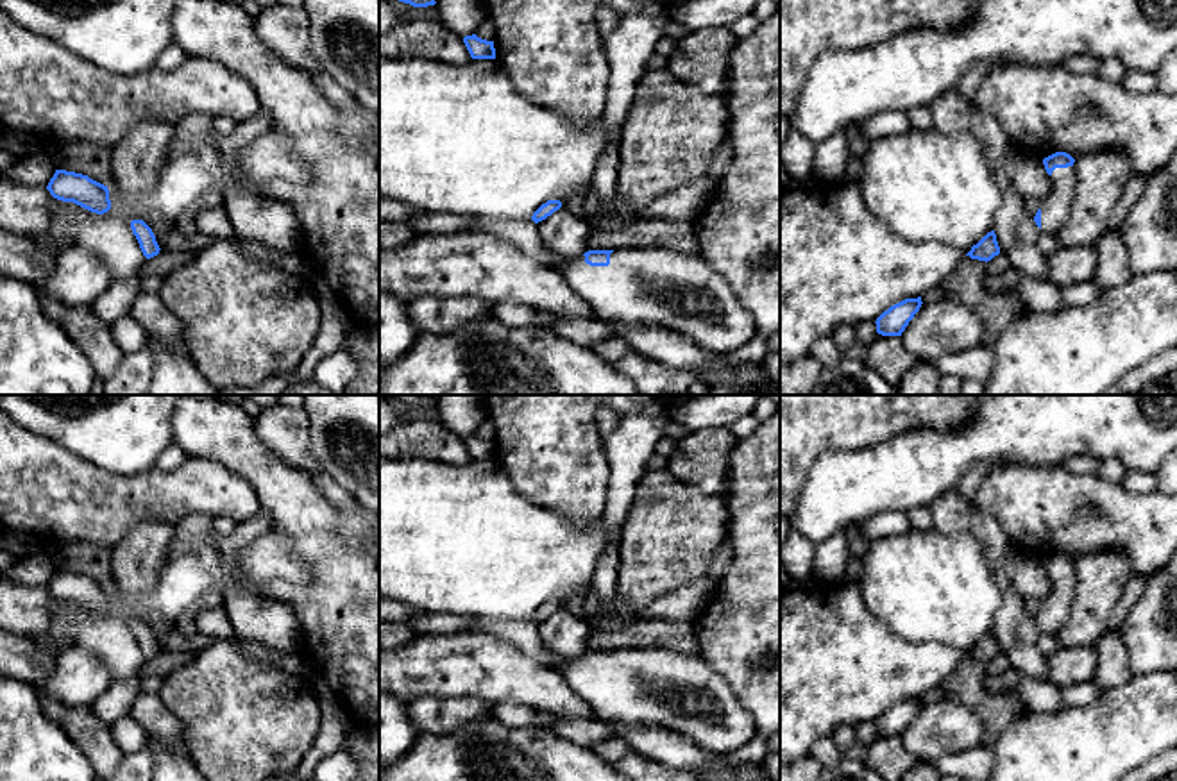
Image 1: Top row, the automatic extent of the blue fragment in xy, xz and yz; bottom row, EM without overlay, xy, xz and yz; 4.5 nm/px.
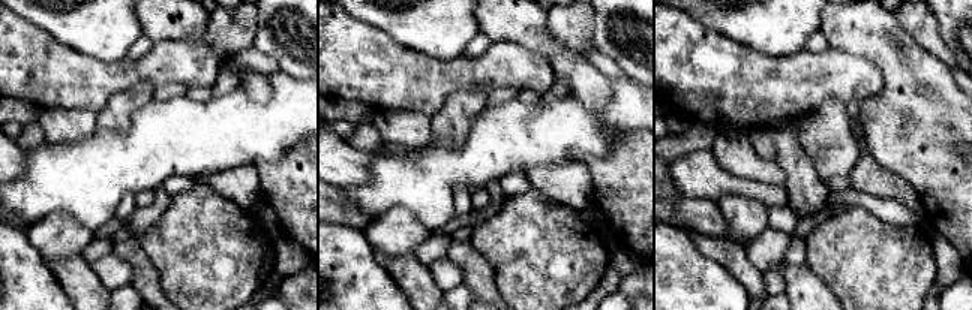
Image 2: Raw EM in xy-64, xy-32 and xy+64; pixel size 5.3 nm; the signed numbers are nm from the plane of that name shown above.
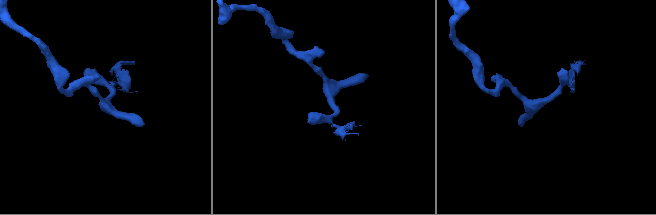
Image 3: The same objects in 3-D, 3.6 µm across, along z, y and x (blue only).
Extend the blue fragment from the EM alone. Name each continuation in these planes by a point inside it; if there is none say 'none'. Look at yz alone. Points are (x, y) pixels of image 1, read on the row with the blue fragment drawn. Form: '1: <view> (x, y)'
1: yz (1056, 208)

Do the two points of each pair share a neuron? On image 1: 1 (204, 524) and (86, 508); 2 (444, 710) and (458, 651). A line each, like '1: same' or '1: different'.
1: different
2: different

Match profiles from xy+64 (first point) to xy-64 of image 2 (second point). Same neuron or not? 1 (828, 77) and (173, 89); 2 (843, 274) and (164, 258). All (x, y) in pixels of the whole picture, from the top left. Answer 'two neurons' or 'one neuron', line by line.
1: two neurons
2: one neuron

